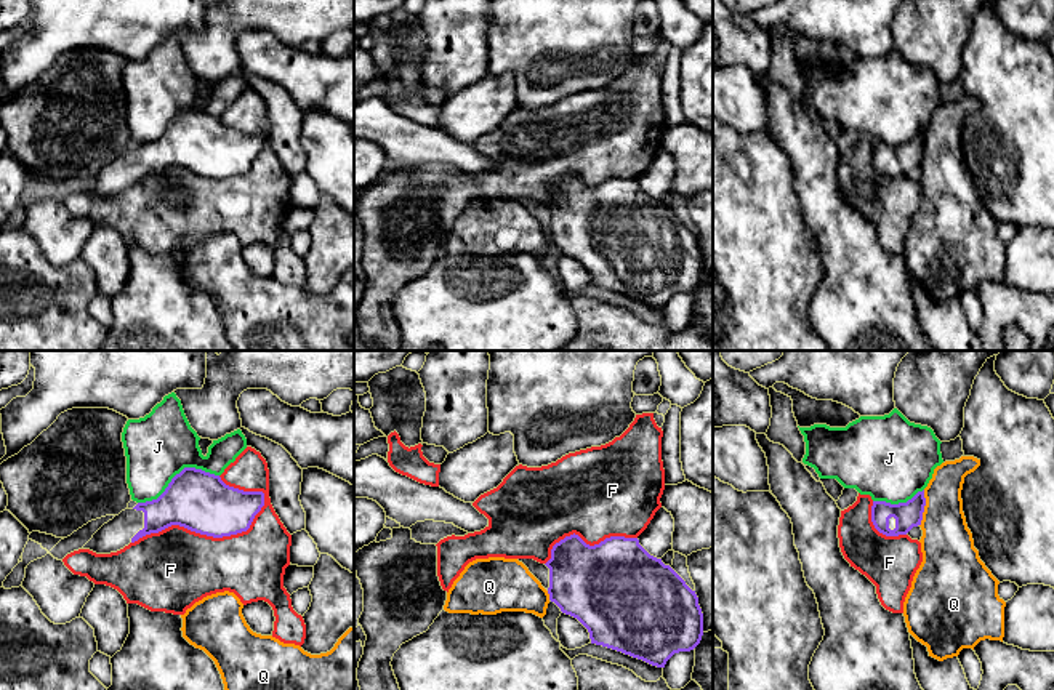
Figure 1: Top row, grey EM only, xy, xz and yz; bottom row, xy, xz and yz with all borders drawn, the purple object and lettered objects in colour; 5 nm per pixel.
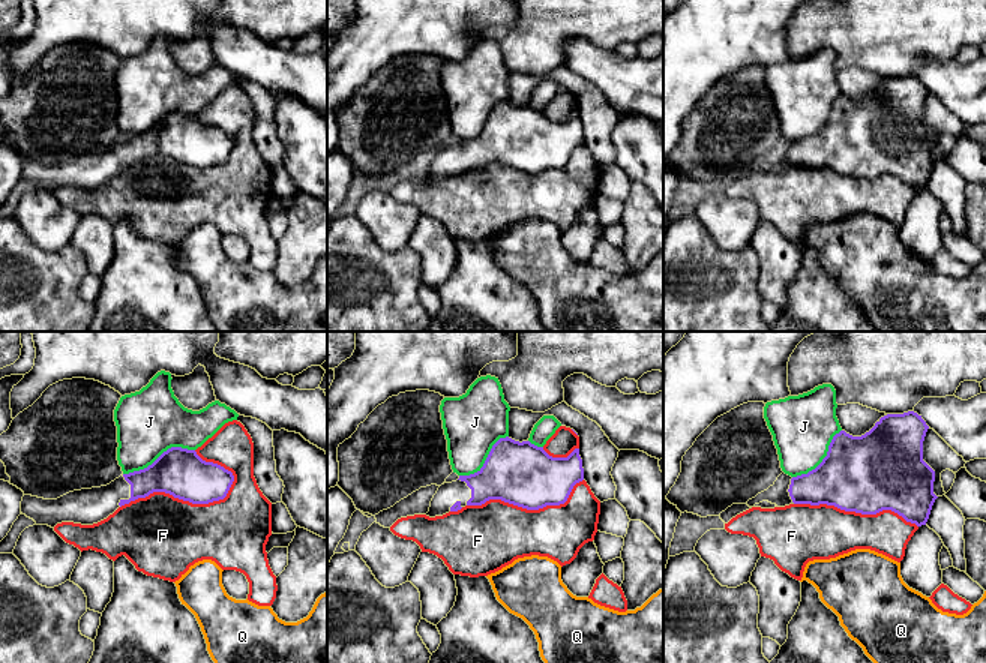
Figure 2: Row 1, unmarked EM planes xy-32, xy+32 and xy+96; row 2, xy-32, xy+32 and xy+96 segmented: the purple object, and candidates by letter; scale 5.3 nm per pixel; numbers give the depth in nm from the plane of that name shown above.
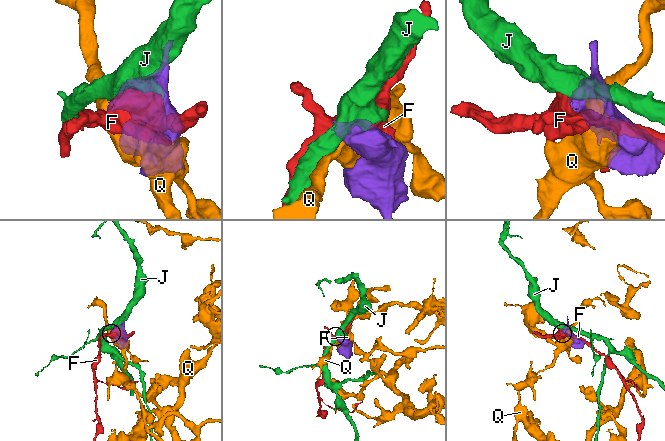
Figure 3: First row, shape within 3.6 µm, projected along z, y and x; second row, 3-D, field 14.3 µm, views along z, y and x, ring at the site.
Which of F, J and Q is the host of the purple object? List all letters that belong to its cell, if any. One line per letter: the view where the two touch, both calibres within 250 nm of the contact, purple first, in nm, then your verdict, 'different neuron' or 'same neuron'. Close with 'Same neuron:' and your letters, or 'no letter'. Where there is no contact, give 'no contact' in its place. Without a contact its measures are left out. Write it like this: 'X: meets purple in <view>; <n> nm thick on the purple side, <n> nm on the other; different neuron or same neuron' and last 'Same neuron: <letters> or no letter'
F: meets purple in xy; 300 nm thick on the purple side, 400 nm on the other; different neuron
J: meets purple in xy; 300 nm thick on the purple side, 340 nm on the other; different neuron
Q: meets purple in yz; 130 nm thick on the purple side, 260 nm on the other; different neuron
Same neuron: no letter

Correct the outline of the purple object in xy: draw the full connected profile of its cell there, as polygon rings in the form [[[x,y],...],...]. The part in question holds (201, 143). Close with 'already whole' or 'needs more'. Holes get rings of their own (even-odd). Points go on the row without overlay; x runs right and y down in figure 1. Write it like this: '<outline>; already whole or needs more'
[[[184,109],[157,141],[122,152],[82,191],[117,194],[171,166],[213,179],[231,178],[247,173],[263,147],[263,133],[243,133],[226,126],[219,117]]]; needs more

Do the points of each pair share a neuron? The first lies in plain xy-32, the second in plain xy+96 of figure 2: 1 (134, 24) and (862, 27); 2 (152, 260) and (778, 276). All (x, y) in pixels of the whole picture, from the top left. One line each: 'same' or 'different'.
1: different
2: different

